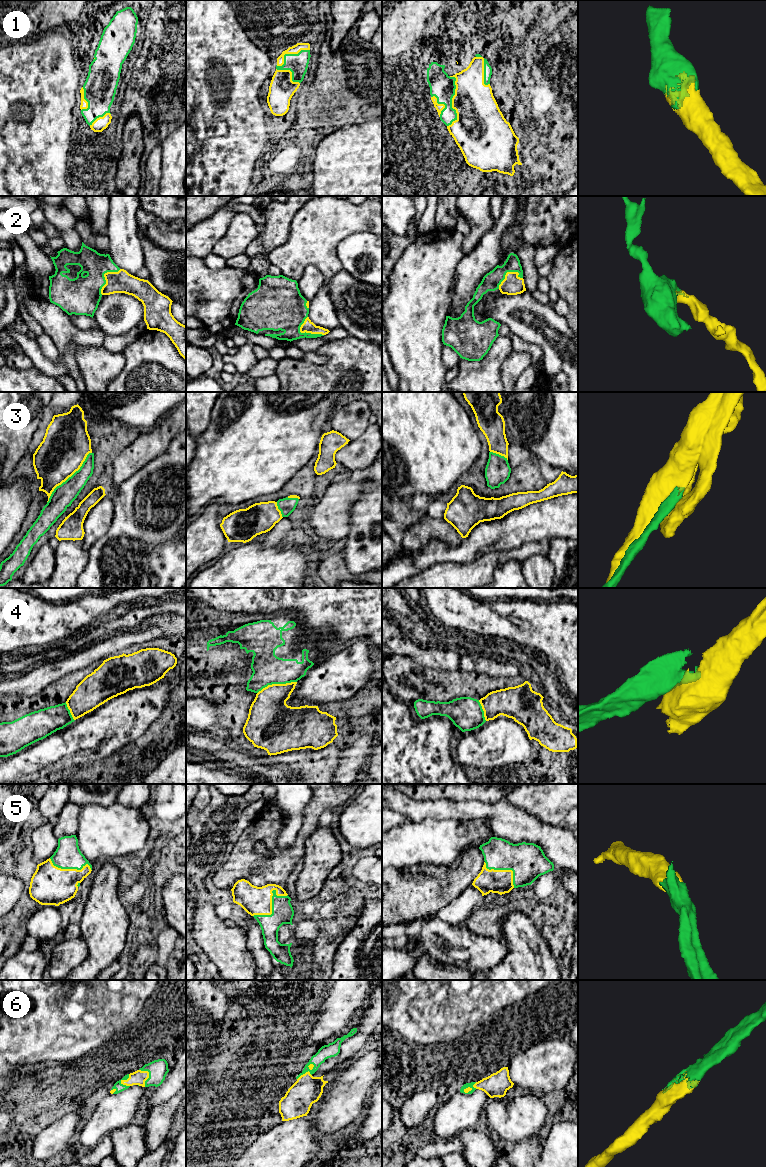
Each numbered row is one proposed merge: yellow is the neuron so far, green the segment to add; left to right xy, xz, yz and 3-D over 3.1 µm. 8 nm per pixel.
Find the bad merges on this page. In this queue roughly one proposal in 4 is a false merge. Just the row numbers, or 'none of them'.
4

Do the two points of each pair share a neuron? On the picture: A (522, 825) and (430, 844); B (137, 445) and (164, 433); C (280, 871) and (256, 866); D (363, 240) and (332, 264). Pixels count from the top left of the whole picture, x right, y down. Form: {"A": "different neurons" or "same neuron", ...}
{"A": "different neurons", "B": "same neuron", "C": "same neuron", "D": "different neurons"}

